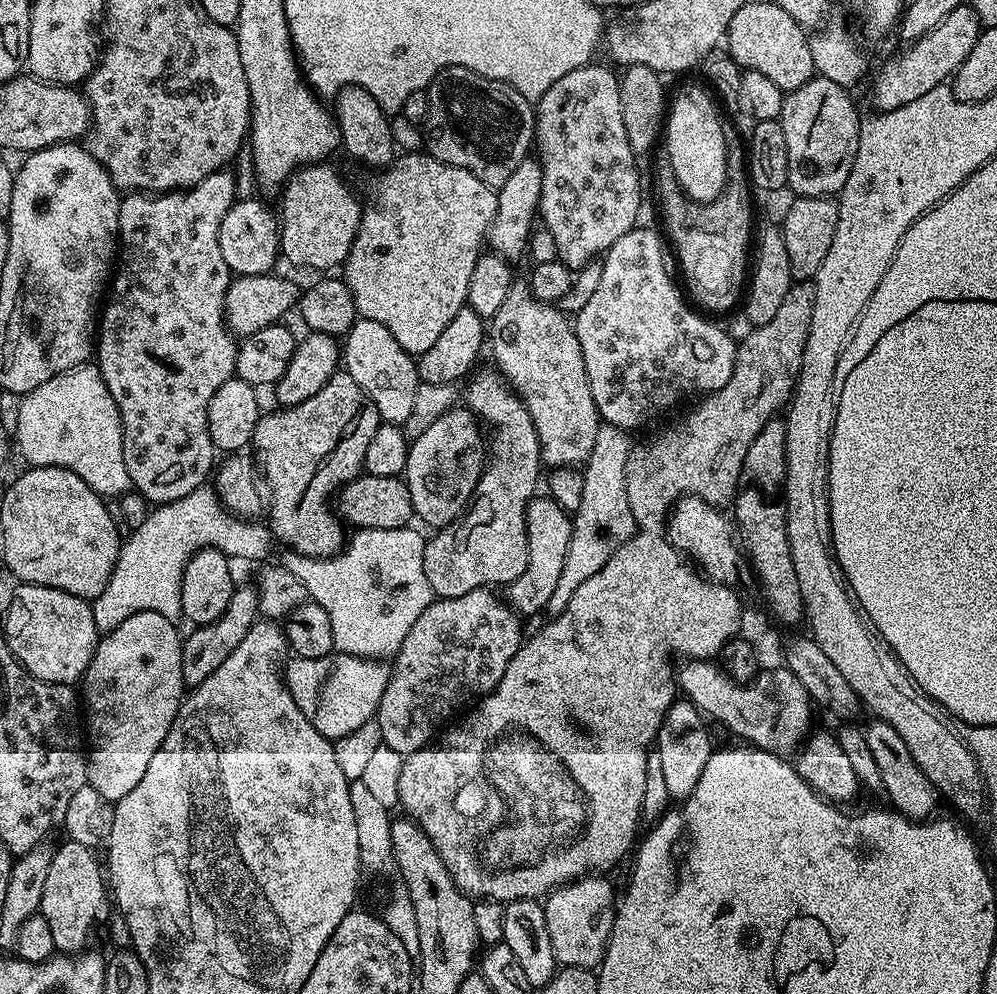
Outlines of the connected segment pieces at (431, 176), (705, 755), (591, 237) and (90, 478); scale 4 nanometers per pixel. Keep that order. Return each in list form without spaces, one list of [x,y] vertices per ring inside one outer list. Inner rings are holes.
[[[423,151],[420,152],[412,152],[409,156],[394,159],[386,170],[379,173],[381,176],[380,181],[376,184],[376,193],[368,201],[366,199],[363,201],[360,228],[357,230],[353,245],[350,246],[348,258],[342,265],[342,271],[344,271],[342,279],[354,300],[357,317],[370,322],[382,322],[382,326],[386,326],[386,330],[390,330],[390,334],[394,334],[394,342],[398,342],[398,346],[402,346],[402,350],[406,350],[413,358],[426,354],[426,350],[430,350],[430,346],[434,346],[434,341],[442,335],[442,330],[446,330],[446,326],[450,326],[450,322],[454,322],[458,310],[466,307],[470,274],[474,274],[474,264],[482,255],[488,229],[494,222],[497,197],[493,188],[486,186],[486,182],[482,182],[470,170],[462,170],[458,166],[438,162],[438,158],[427,155]]]
[[[687,698],[677,699],[666,714],[655,743],[660,744],[660,776],[664,779],[664,788],[676,799],[683,802],[698,786],[698,778],[702,778],[702,770],[706,770],[706,762],[710,762],[714,751],[712,736],[704,725],[705,717],[699,708]]]
[[[599,62],[584,64],[578,70],[570,70],[570,74],[562,74],[546,94],[542,94],[540,100],[535,101],[534,111],[536,113],[536,130],[534,133],[534,148],[538,153],[538,161],[542,170],[542,188],[540,192],[539,215],[543,218],[543,227],[550,230],[550,235],[554,237],[556,247],[556,258],[560,263],[565,264],[569,270],[579,270],[585,268],[587,264],[593,263],[598,254],[607,252],[622,234],[626,234],[631,228],[637,227],[640,216],[640,168],[636,165],[638,154],[630,146],[630,138],[626,138],[626,122],[622,122],[622,98],[620,97],[620,82],[617,73],[612,73],[611,67],[603,68]]]
[[[85,362],[76,368],[66,370],[50,382],[42,382],[34,390],[20,396],[18,422],[14,431],[14,444],[20,447],[20,456],[25,465],[33,468],[42,466],[58,466],[78,474],[86,486],[90,486],[98,495],[105,498],[119,498],[132,488],[132,479],[126,470],[124,457],[124,431],[118,414],[118,406],[114,406],[114,398],[110,398],[110,390],[106,390],[106,382],[100,373],[100,365]]]

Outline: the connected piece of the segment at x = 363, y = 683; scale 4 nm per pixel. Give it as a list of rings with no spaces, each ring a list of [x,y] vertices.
[[[345,652],[322,658],[293,655],[282,668],[282,679],[294,702],[298,702],[298,710],[306,714],[310,726],[314,726],[318,734],[333,742],[346,734],[354,734],[354,730],[375,717],[389,675],[389,665],[383,659],[351,656]]]

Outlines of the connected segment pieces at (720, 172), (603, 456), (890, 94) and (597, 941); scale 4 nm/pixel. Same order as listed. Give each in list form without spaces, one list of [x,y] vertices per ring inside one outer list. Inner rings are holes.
[[[684,88],[673,100],[671,97],[666,112],[666,151],[676,181],[689,201],[719,201],[724,185],[728,183],[730,144],[724,141],[724,124],[716,109],[717,101],[713,100],[700,88]]]
[[[604,424],[598,430],[593,449],[587,463],[583,465],[584,485],[582,486],[582,506],[571,517],[572,537],[566,560],[557,587],[548,600],[545,609],[549,615],[556,615],[570,602],[574,591],[593,574],[598,574],[612,555],[633,536],[637,530],[630,502],[626,498],[626,458],[630,458],[634,447],[628,441],[629,433],[613,424]]]
[[[967,3],[958,6],[958,10],[950,10],[950,14],[942,18],[938,27],[922,38],[911,41],[897,56],[890,57],[881,66],[880,73],[872,84],[873,109],[876,112],[889,112],[898,106],[906,106],[906,102],[914,102],[914,98],[922,98],[922,94],[934,90],[934,86],[945,83],[958,71],[962,62],[966,62],[981,31],[980,19]]]
[[[589,874],[571,884],[562,884],[548,893],[543,901],[546,934],[550,934],[550,946],[554,950],[557,965],[595,969],[604,959],[616,917],[618,896],[612,893],[611,882],[600,876],[603,875]]]

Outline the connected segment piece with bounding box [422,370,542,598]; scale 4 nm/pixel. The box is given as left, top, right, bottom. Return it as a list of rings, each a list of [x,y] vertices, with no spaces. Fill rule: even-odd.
[[[496,370],[478,372],[467,381],[468,388],[466,384],[462,392],[462,400],[468,411],[479,417],[486,428],[486,423],[488,423],[489,432],[488,428],[486,432],[487,460],[484,472],[480,475],[471,501],[460,519],[447,524],[445,528],[433,531],[432,537],[430,535],[427,537],[425,557],[422,558],[426,582],[430,582],[433,593],[440,598],[458,598],[462,594],[470,594],[470,590],[497,586],[496,584],[509,586],[526,570],[527,508],[533,497],[537,495],[536,483],[539,480],[541,483],[542,480],[538,431],[535,429],[535,424],[531,420],[526,406],[500,372]]]

